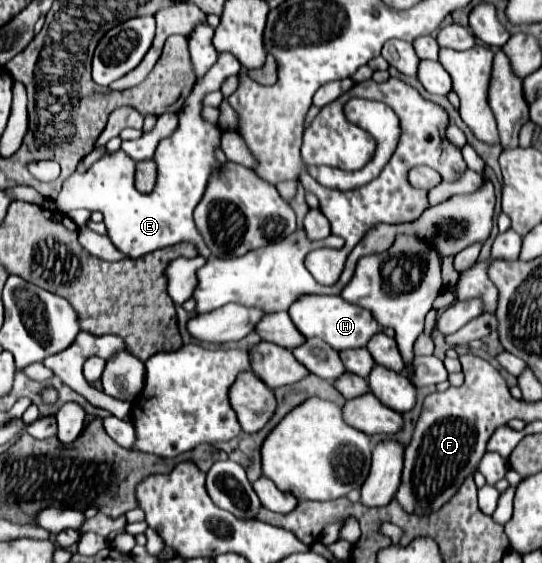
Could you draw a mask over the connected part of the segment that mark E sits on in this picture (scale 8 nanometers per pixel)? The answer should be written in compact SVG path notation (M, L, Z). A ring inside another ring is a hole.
M218 54L216 64L206 72L204 78L194 84L184 108L178 112L180 124L176 132L170 138L160 140L154 152L156 184L150 194L140 194L134 186L136 160L132 160L124 150L116 150L110 154L106 152L90 166L86 174L72 174L64 182L62 192L56 198L58 210L64 214L78 208L86 208L90 212L100 210L104 214L106 232L112 244L128 258L140 258L148 252L180 242L192 242L198 248L198 254L208 258L210 250L194 226L192 212L206 190L210 172L218 168L214 148L220 146L220 128L200 116L202 98L206 92L220 90L224 78L238 74L240 68L241 64L234 58L234 54Z

